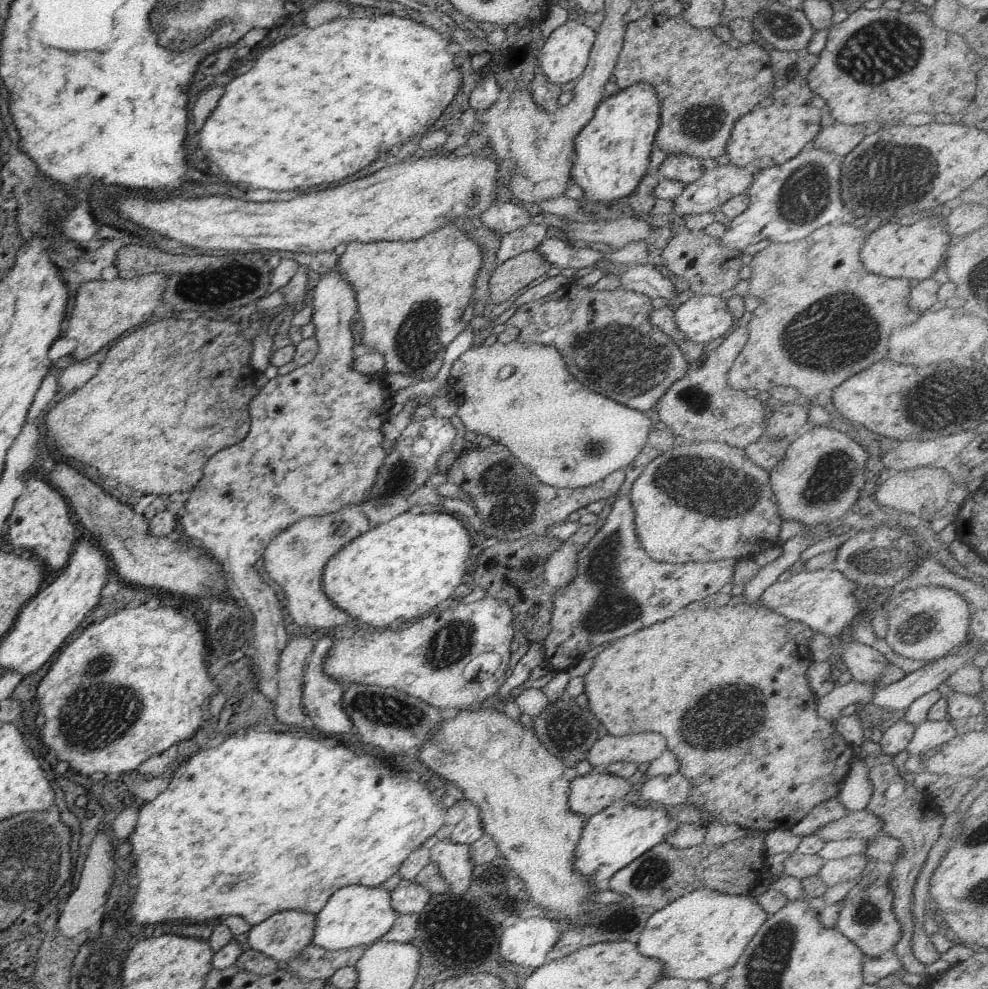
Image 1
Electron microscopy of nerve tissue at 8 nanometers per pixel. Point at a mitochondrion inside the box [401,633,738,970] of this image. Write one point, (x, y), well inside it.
(460, 925)

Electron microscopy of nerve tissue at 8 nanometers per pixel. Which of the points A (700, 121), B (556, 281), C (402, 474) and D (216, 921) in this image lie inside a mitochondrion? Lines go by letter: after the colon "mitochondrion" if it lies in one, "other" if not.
A: mitochondrion
B: other
C: mitochondrion
D: other

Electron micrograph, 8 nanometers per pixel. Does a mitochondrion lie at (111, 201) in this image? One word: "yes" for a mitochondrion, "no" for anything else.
no

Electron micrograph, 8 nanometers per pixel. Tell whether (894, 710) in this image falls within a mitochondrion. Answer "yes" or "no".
no

